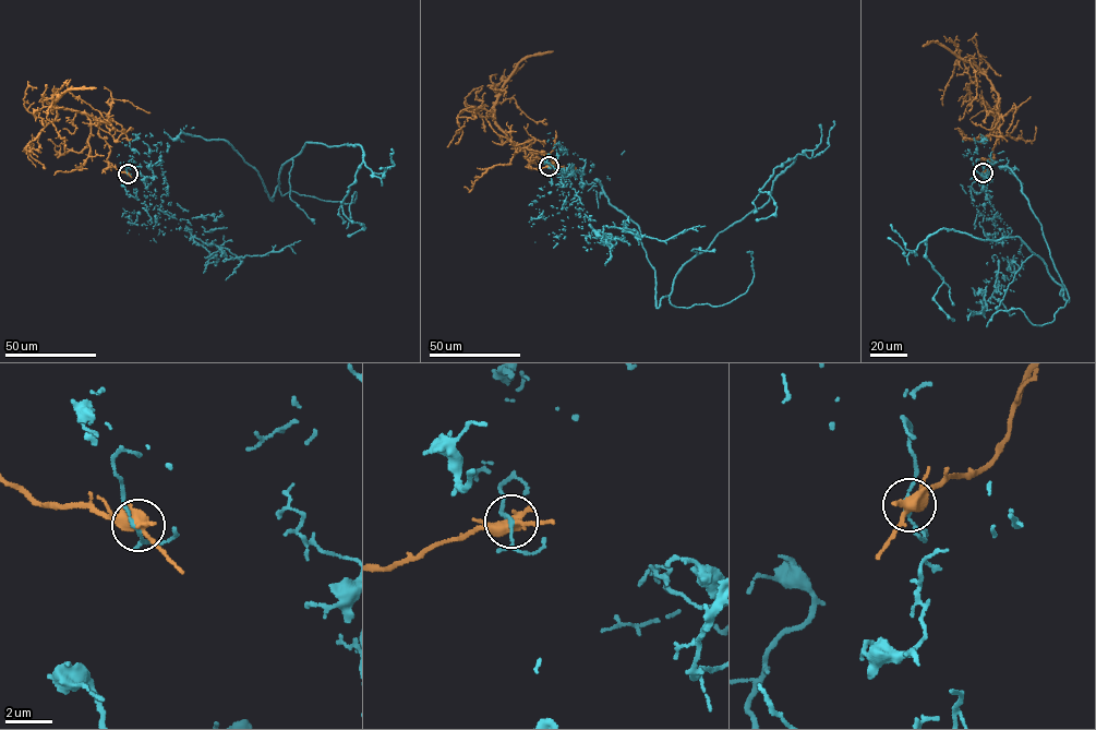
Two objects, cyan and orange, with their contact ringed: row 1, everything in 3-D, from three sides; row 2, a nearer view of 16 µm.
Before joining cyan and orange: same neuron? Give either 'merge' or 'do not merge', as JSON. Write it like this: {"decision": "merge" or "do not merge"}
{"decision": "do not merge"}

